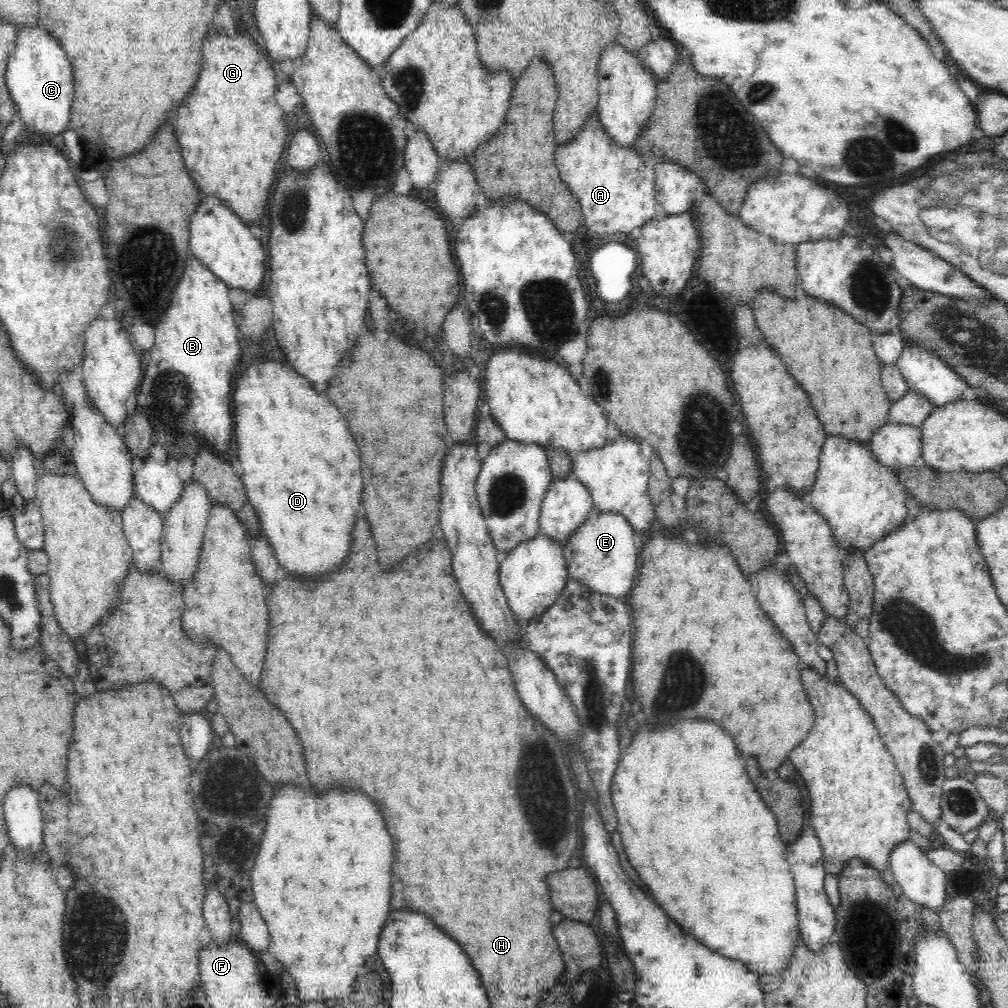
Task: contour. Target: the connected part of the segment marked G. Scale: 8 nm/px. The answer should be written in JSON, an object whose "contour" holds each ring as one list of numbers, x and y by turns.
{"contour":[[210,30,208,38,204,44,210,44,210,46,204,46,202,48,202,54,204,54,204,64,202,64,202,72,200,72,200,78,192,90,192,94,182,102,182,106,176,110,176,138,180,142,180,150,182,150,182,158,184,158,184,168,188,171,188,174,192,174,192,181,196,182,196,186,202,190,204,194,216,194,216,198,224,198,224,205,228,206,230,210,236,210,236,214,240,214,240,218,244,220,244,223,248,225,248,228,255,224,259,224,264,220,266,215,264,212,267,210,268,204,262,202,262,200,268,200,268,194,270,194,270,186,274,186,274,180,276,180,276,164,286,148,286,138,288,138,288,130,286,130,286,122,284,122,284,114,276,102,276,88,279,85,278,82,274,82,274,78,281,78,280,76,274,76,274,68,270,68,268,64,269,60,266,60,266,56,258,50,258,46,254,44,254,40,250,40,248,36,244,34,238,34,236,38,228,38,224,36,222,30,214,32]]}

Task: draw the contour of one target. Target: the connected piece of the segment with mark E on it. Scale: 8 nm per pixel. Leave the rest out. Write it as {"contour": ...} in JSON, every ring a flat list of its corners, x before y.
{"contour":[[592,508,588,518,573,531,563,548,567,574,594,593,626,599,635,584,640,564,640,553,634,546,634,532,632,525,623,515,611,511,598,512]]}

